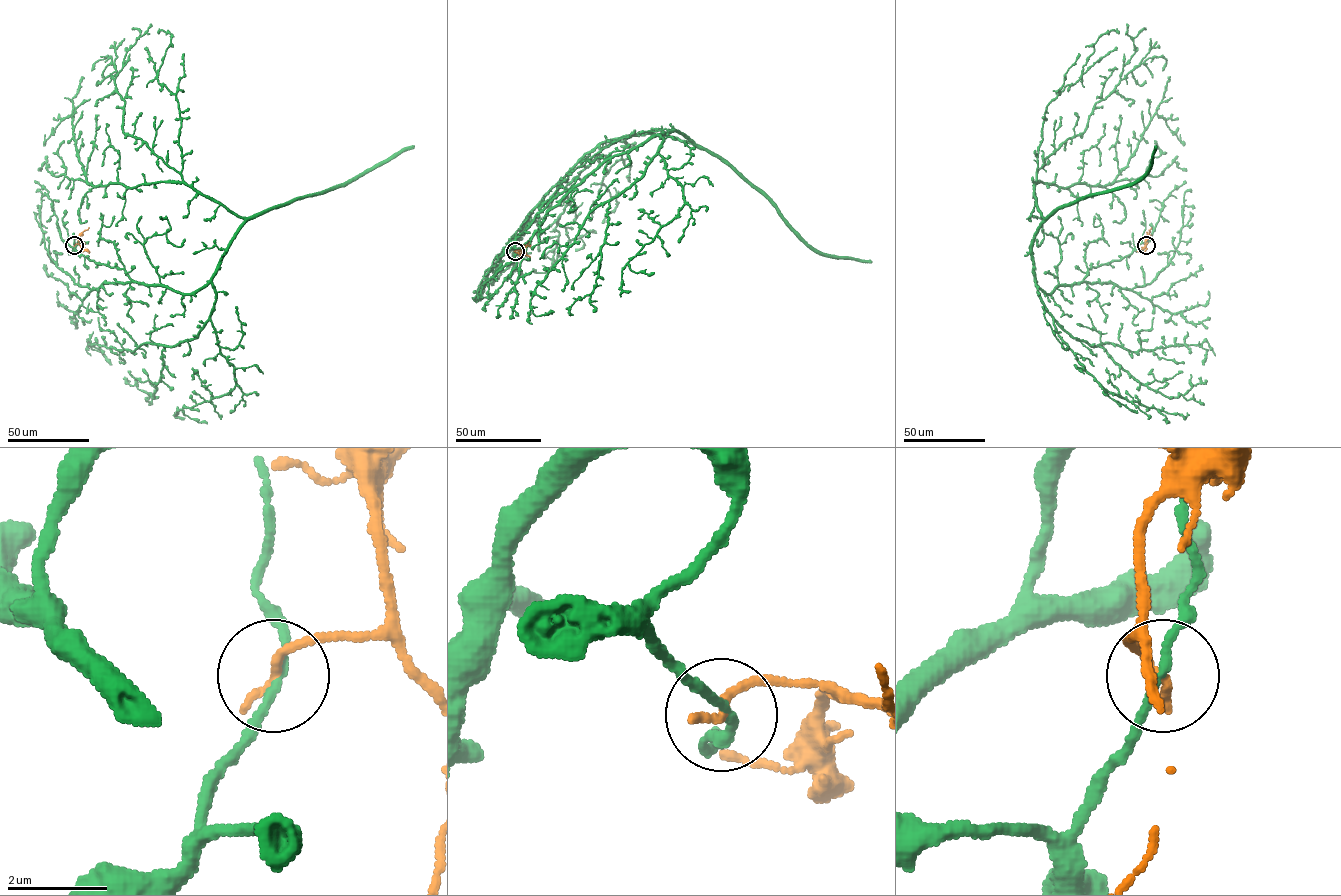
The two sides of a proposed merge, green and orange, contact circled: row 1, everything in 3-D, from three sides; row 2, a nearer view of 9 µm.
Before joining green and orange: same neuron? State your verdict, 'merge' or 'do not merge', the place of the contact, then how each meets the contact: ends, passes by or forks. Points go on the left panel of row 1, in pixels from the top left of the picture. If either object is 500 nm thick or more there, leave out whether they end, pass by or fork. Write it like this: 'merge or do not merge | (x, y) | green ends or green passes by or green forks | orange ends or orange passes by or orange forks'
do not merge | (74, 245) | green passes by | orange ends

